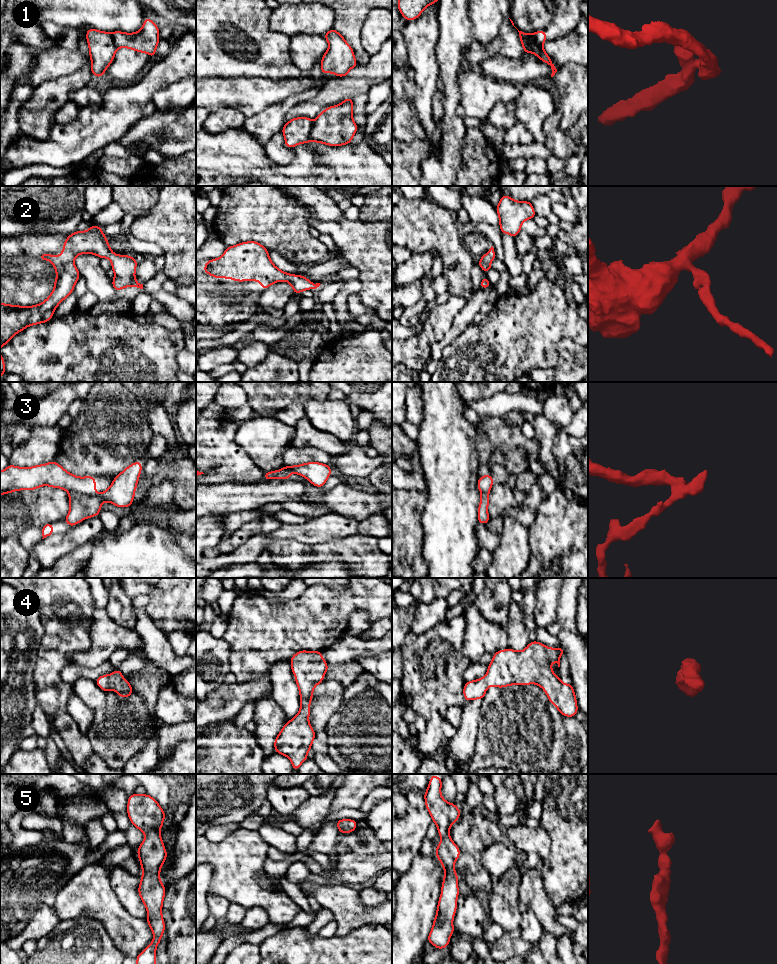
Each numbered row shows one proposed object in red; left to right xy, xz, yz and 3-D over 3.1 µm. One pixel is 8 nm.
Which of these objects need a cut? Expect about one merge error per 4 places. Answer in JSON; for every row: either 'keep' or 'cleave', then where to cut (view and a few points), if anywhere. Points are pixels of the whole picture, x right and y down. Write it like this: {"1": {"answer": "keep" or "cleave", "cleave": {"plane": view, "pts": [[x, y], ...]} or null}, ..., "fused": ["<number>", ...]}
{"1": {"answer": "cleave", "cleave": {"plane": "xz", "pts": [[313, 121], [308, 141]]}}, "2": {"answer": "keep", "cleave": null}, "3": {"answer": "cleave", "cleave": {"plane": "xy", "pts": [[74, 492], [93, 495]]}}, "4": {"answer": "keep", "cleave": null}, "5": {"answer": "keep", "cleave": null}, "fused": ["1", "3"]}

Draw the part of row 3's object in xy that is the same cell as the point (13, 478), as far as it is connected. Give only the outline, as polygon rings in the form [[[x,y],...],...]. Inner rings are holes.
[[[54,460],[33,467],[18,467],[9,464],[0,471],[0,495],[20,490],[31,491],[41,486],[90,496],[97,492],[94,476],[78,477],[69,473]]]

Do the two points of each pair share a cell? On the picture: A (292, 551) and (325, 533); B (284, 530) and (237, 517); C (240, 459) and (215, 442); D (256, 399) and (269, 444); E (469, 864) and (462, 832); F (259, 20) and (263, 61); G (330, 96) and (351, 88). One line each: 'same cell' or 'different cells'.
A: different cells
B: different cells
C: same cell
D: different cells
E: same cell
F: same cell
G: same cell

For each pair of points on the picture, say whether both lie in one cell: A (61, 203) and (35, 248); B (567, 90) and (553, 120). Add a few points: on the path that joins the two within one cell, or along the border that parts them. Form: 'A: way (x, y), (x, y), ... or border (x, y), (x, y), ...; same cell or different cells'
A: border (35, 233), (22, 233), (12, 236); different cells
B: border (557, 108), (561, 114), (560, 127), (567, 131); different cells

